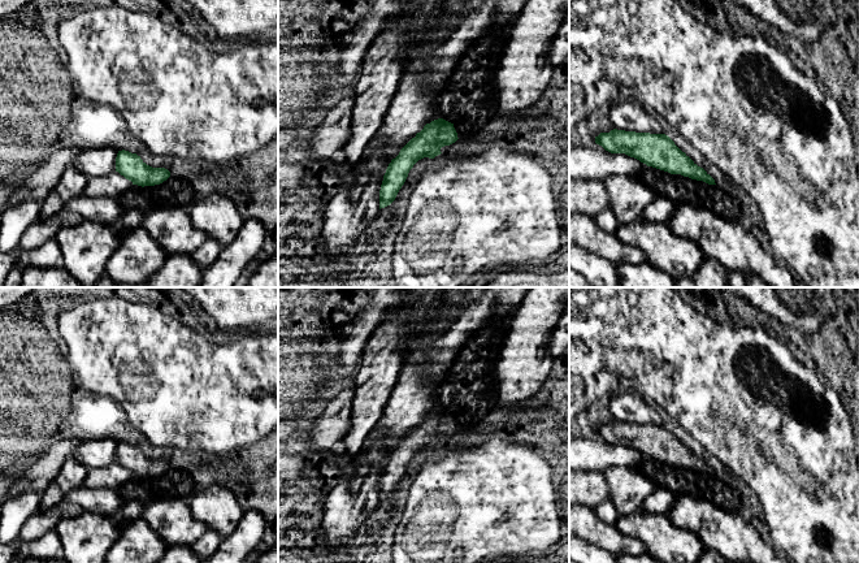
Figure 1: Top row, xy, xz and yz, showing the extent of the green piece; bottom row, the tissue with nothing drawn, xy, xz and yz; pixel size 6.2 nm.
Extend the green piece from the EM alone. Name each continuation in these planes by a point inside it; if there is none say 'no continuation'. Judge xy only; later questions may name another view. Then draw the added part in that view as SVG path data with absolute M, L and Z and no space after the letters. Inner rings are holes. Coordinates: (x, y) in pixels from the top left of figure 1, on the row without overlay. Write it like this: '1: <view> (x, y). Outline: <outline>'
no continuation

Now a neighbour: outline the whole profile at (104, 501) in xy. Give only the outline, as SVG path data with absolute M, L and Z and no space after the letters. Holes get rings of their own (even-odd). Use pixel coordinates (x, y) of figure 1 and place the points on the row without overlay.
M81 485L69 491L64 499L79 506L83 511L99 515L113 515L123 506L118 489L110 488L90 489Z

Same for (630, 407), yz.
M637 390L611 395L608 408L613 420L617 421L665 425L659 412L648 406Z

